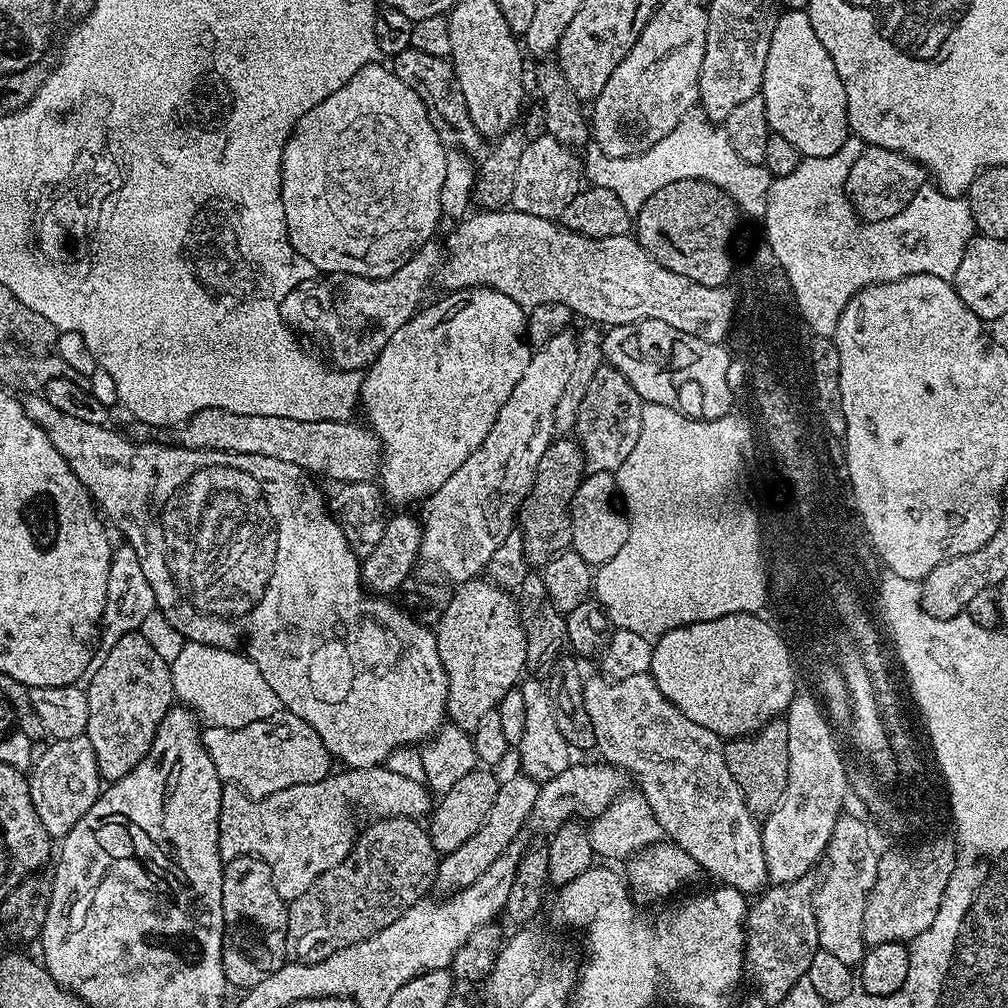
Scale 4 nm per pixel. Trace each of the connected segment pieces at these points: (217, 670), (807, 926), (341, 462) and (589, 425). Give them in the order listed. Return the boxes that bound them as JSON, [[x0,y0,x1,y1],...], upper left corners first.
[[138,612,281,728],[744,878,820,1006],[175,408,380,484],[574,366,645,473]]

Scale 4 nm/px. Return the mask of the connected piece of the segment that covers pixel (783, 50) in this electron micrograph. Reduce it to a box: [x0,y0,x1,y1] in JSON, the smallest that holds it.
[760,9,850,157]

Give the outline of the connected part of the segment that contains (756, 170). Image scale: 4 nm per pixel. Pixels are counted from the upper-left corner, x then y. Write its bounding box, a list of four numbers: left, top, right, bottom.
[584,114,773,220]

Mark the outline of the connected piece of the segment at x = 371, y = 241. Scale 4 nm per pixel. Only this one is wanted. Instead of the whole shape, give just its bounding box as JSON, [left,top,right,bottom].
[280,62,448,280]

